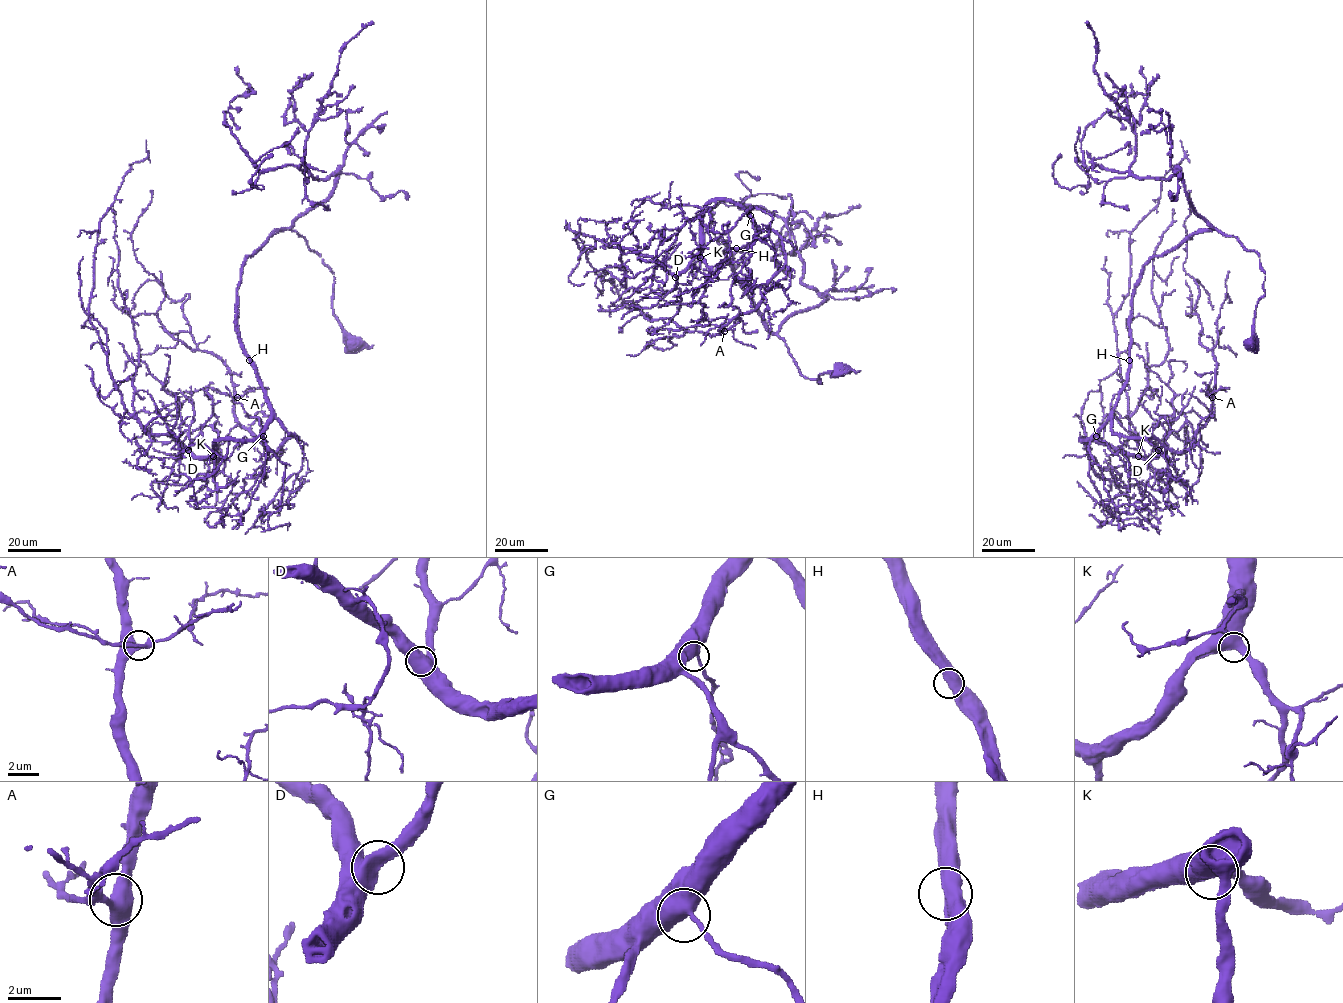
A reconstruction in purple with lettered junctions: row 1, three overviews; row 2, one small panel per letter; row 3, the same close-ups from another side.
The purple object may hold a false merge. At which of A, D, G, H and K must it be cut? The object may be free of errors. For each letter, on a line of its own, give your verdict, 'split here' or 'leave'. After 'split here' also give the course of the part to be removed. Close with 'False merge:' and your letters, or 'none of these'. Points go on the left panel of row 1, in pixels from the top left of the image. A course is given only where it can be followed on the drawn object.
A: leave
D: leave
G: leave
H: leave
K: leave
False merge: none of these

